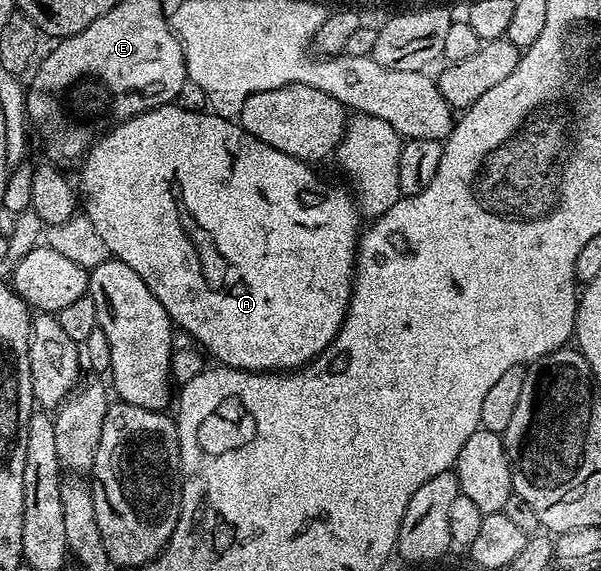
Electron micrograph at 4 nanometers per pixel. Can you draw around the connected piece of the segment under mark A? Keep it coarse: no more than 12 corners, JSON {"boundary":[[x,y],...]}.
{"boundary":[[175,103],[81,160],[82,214],[227,369],[297,371],[361,211]]}

